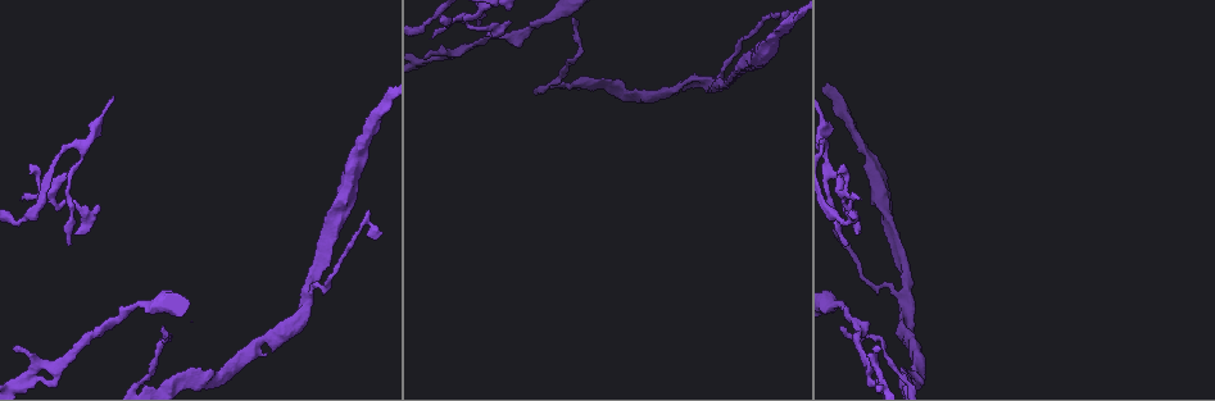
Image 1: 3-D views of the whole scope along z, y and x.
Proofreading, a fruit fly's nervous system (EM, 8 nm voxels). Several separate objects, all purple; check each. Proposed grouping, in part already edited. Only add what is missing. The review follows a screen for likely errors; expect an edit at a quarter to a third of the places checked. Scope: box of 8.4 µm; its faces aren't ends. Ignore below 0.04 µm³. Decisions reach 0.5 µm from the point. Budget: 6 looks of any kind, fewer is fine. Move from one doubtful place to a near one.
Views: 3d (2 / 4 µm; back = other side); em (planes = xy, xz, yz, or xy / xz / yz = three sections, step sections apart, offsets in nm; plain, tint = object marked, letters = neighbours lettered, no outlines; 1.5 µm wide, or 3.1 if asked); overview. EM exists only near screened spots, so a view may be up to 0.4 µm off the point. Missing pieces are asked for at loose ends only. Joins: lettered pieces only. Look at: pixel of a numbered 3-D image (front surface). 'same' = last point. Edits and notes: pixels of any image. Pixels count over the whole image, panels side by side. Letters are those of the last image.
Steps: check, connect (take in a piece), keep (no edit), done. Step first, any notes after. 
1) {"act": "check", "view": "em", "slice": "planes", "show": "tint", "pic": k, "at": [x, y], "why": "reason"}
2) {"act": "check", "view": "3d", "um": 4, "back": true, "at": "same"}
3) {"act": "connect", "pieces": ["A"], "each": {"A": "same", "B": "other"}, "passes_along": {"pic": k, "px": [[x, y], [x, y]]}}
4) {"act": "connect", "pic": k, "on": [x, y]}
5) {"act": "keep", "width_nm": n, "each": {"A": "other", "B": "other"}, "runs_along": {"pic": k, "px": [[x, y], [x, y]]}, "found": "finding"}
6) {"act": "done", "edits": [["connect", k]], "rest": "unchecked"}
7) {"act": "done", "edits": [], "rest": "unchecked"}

{"act": "check", "view": "em", "slice": "planes", "show": "letters", "pic": 1, "at": [786, 15], "why": "an open end"}

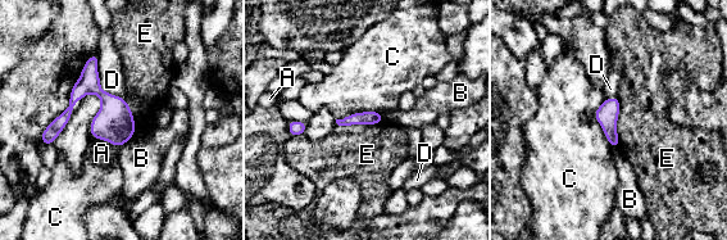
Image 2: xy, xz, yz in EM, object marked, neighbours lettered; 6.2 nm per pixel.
{"act": "keep", "longest_contact_nm": ["D", 440], "each": {"A": "other", "B": "other", "C": "other", "D": "other", "E": "other"}, "found": "none of them fits"}

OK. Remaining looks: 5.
{"act": "check", "view": "em", "slice": "xz", "step": 8, "show": "letters", "pic": 1, "at": [432, 37], "why": "tapers out"}

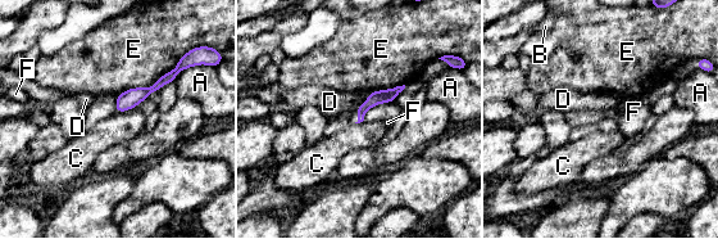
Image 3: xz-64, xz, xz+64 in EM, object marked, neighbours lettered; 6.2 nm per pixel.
{"act": "check", "view": "em", "slice": "planes", "show": "letters", "at": "same"}

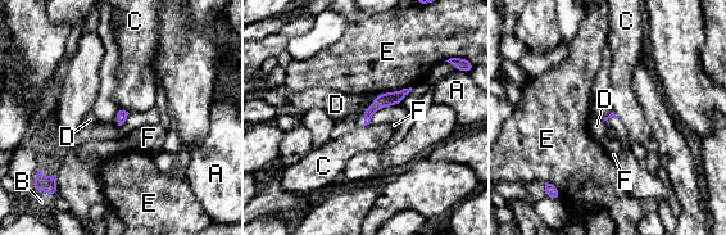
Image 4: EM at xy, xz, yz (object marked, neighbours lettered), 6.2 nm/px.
{"act": "keep", "each": {"A": "other", "B": "other", "C": "other", "D": "other", "E": "other", "F": "other"}, "runs_along": {"pic": 4, "px": [[403, 93], [381, 100], [367, 120]]}, "found": "no lettered piece goes on from it"}

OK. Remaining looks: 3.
{"act": "check", "view": "em", "slice": "planes", "show": "letters", "pic": 1, "at": [881, 349], "why": "thin end"}

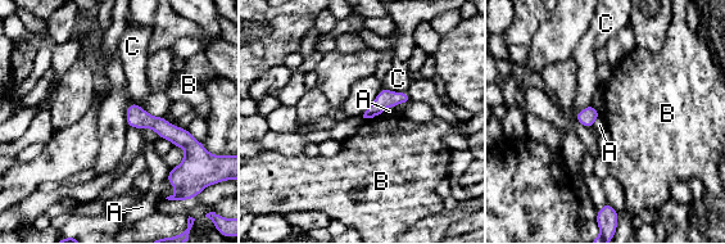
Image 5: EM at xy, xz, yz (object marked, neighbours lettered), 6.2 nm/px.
{"act": "keep", "longest_contact_nm": ["C", 160], "each": {"A": "other", "B": "other", "C": "other"}, "border": {"pic": 5, "px": [[380, 114], [372, 118], [363, 118]]}, "found": "none of them fits"}

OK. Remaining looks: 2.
{"act": "done", "edits": [], "rest": "unchecked"}

